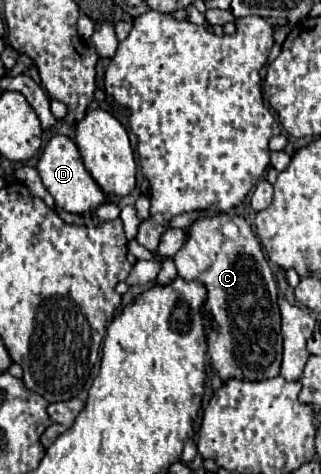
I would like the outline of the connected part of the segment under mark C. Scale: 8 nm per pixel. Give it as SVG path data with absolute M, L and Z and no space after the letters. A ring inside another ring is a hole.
M221 214L199 220L189 226L189 238L179 254L173 256L177 272L183 280L201 282L207 290L203 312L215 320L217 328L207 332L207 354L221 380L263 380L279 374L283 336L277 306L277 284L245 218L237 214ZM233 222L239 228L237 238L227 238L223 226Z

